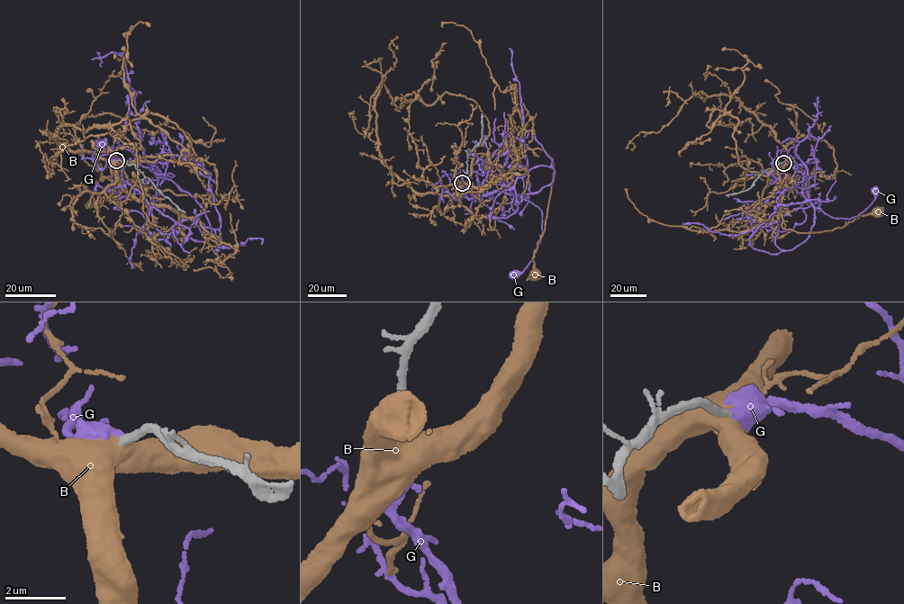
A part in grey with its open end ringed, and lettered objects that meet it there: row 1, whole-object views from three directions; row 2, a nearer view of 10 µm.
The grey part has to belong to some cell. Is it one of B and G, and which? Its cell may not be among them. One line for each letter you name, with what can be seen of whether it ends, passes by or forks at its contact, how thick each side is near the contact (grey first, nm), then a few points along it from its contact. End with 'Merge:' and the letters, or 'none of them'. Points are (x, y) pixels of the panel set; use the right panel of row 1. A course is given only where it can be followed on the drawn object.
G: it ends | 300/500 nm | via (783, 163), (805, 166), (809, 199), (817, 208), (836, 218), (857, 216), (875, 199), (875, 192)
Merge: G

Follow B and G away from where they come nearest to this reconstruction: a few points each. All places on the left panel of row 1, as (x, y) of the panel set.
B: (116, 161), (175, 159), (201, 179), (218, 202), (223, 197), (176, 195), (141, 186), (114, 168), (117, 165)
G: (116, 160), (111, 157), (123, 146), (149, 165), (156, 175), (175, 175), (159, 174), (99, 146)

